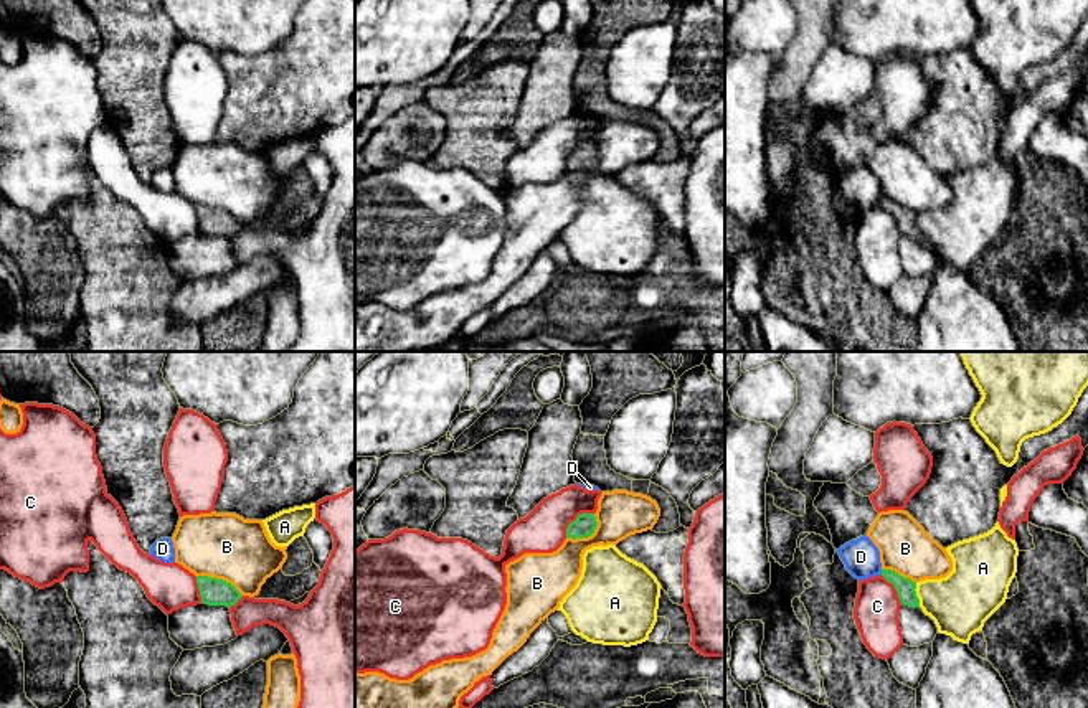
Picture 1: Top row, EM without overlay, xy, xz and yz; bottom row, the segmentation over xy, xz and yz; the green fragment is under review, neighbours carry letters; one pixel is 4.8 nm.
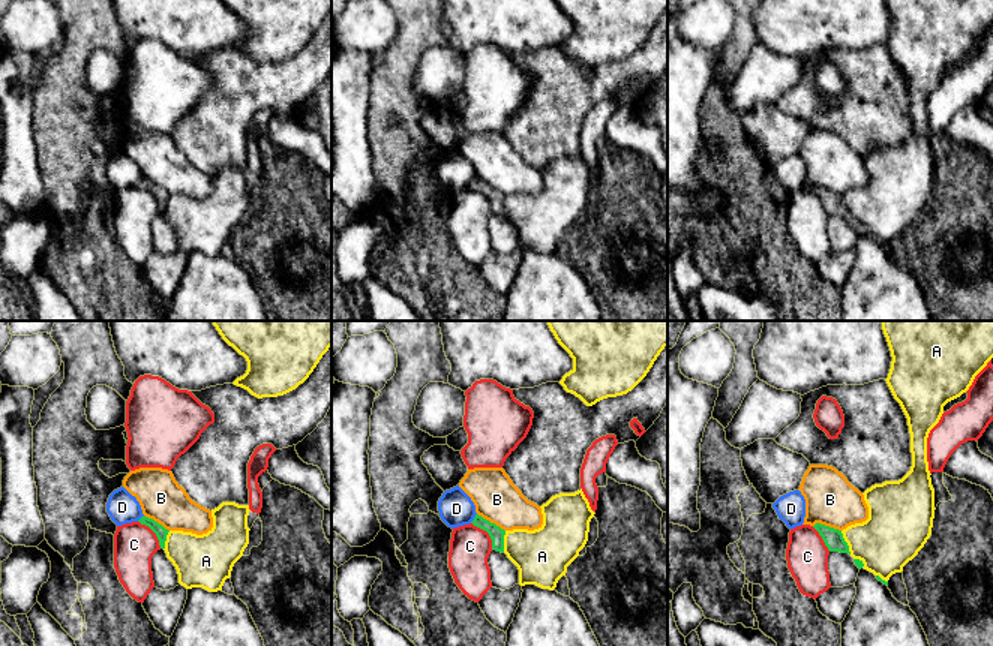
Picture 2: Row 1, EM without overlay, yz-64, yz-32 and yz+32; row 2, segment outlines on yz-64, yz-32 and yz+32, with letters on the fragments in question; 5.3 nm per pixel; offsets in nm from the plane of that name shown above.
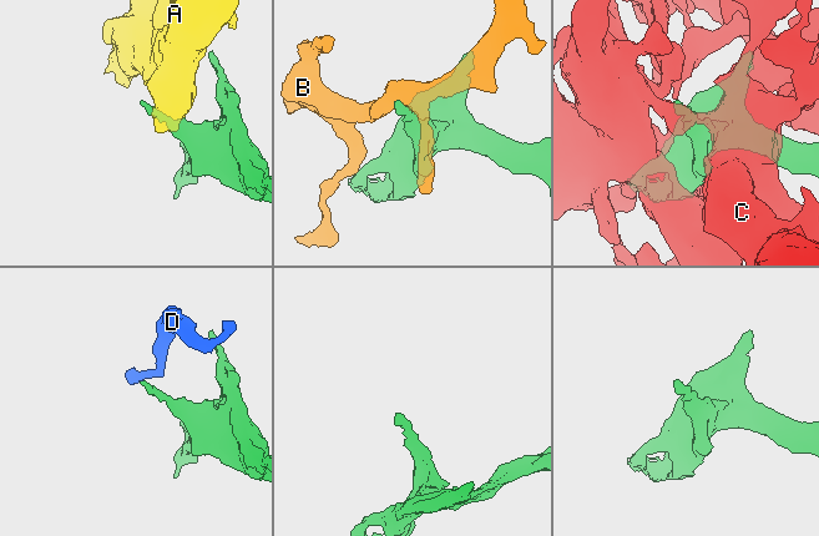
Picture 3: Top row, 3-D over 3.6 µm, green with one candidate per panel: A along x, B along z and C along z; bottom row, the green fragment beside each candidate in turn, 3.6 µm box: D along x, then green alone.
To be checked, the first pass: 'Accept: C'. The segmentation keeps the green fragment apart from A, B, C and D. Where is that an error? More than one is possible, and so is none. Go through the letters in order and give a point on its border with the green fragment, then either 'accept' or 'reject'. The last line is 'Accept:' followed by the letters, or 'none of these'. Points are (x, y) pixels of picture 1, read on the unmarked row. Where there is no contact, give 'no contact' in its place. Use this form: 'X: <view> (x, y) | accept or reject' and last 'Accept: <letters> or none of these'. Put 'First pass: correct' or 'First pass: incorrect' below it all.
A: yz (915, 225) | reject
B: xy (220, 210) | reject
C: xz (577, 149) | reject
D: yz (882, 202) | reject
Accept: none of these
First pass: incorrect

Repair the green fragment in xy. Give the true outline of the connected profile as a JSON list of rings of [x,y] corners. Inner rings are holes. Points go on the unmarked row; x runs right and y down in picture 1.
[[[196,206],[196,215],[200,219],[201,233],[208,236],[234,236],[243,224],[223,210]]]

